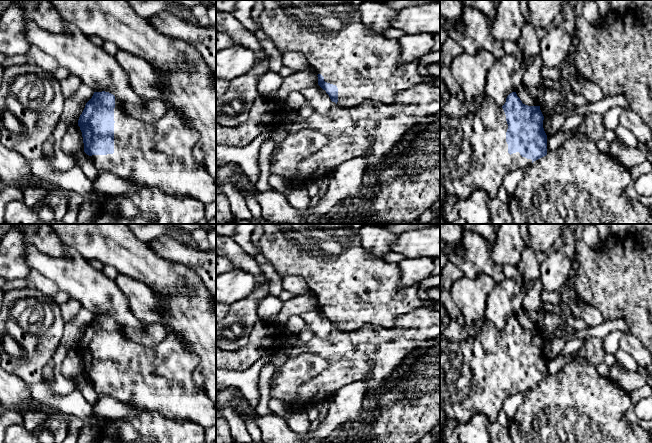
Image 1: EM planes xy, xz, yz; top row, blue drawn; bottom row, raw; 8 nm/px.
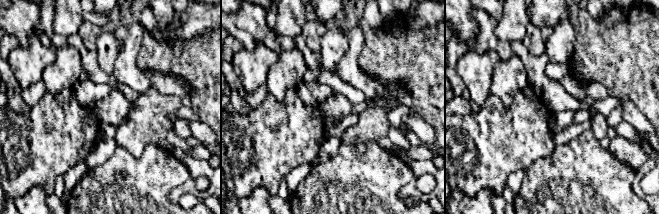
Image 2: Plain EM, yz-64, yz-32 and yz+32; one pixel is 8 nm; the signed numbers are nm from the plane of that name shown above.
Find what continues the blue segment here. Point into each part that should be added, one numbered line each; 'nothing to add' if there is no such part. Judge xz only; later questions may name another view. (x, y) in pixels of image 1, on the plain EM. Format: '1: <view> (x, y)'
1: xz (363, 289)

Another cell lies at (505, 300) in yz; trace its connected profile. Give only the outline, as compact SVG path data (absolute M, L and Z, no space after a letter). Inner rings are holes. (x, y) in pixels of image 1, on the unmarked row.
M505 278L489 293L484 315L486 320L502 331L507 320L522 311L523 298L524 294L518 282L515 279Z

